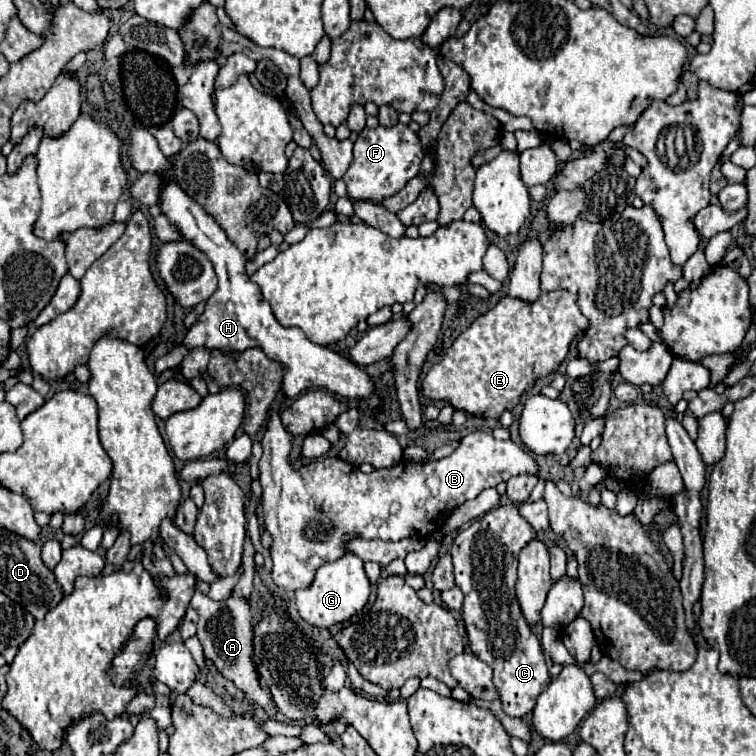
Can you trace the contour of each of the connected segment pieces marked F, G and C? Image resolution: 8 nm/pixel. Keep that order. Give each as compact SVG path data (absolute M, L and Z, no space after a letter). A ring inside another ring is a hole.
M397 123L395 127L377 127L365 129L359 133L355 141L355 157L343 181L347 185L347 193L351 199L371 199L379 201L387 195L395 195L401 191L409 179L419 173L419 165L423 161L423 147L419 143L417 133L413 133L407 125Z
M347 553L333 563L319 567L311 587L303 591L295 591L295 603L301 619L307 621L309 625L333 627L337 623L351 619L357 611L361 611L369 601L369 595L371 595L371 583L365 575L363 561L357 555Z
M507 503L471 521L469 527L459 531L451 547L455 585L465 595L461 617L469 647L493 669L493 685L497 687L503 711L509 717L523 717L531 713L535 699L551 683L541 643L523 619L515 597L517 557L533 539L533 527L521 517L517 505Z

